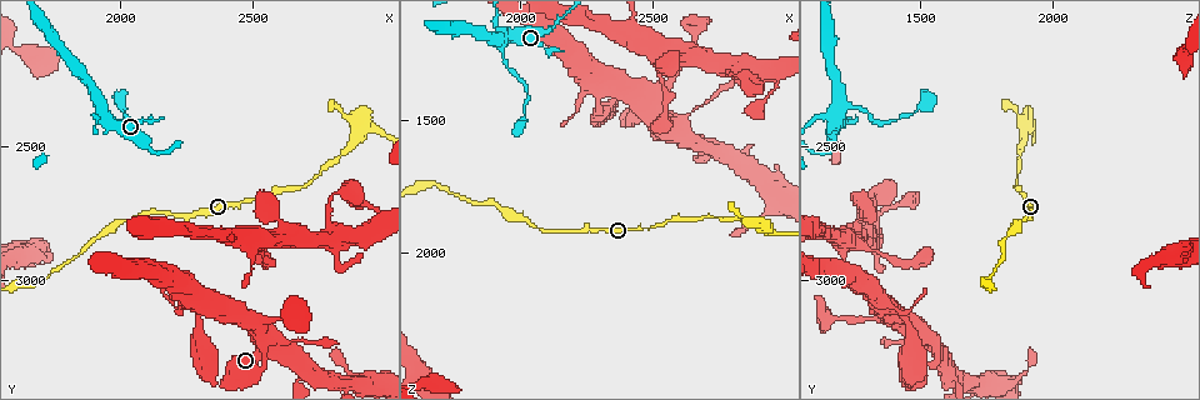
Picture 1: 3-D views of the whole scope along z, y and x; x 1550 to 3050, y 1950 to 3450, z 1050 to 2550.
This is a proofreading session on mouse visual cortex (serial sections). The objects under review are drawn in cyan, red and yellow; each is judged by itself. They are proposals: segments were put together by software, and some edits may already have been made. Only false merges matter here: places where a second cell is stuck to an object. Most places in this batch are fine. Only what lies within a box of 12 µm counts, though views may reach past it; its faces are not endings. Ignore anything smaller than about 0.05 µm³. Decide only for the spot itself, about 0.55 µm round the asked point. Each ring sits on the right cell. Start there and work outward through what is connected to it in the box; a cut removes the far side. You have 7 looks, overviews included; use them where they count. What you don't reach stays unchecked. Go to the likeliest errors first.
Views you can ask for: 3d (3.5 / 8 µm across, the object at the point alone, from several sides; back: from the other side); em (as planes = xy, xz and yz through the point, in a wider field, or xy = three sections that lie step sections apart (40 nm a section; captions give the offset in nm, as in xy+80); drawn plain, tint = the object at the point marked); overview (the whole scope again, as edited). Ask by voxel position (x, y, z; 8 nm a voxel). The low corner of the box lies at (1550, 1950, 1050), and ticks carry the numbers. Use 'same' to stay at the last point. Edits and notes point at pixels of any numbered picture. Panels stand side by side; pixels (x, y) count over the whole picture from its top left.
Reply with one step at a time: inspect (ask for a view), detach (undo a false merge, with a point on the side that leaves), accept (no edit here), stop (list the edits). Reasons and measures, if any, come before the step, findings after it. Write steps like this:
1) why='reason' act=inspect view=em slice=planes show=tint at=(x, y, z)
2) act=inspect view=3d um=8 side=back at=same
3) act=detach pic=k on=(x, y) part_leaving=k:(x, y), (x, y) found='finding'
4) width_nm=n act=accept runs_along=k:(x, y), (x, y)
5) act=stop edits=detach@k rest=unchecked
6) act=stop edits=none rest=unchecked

why='branch point' act=inspect view=3d um=3.5 side=back at=(2900, 2430, 1890)

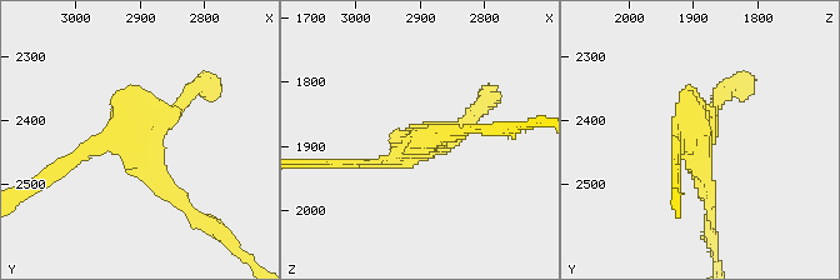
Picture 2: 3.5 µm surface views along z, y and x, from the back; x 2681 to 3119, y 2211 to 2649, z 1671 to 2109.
why='need the tissue' act=inspect view=em slice=xy step=1 show=tint at=(2900, 2430, 1895)

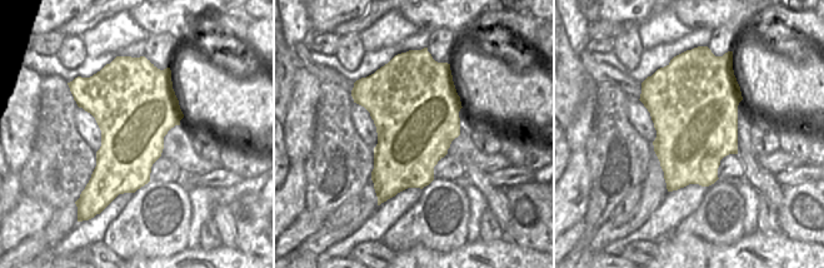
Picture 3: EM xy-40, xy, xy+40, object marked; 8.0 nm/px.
act=accept runs_along=2:(708, 206), (698, 134), (730, 88) found='all the same cell'

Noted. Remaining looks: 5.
why='abrupt turn' act=inspect view=3d um=3.5 at=(1940, 2360, 1190)

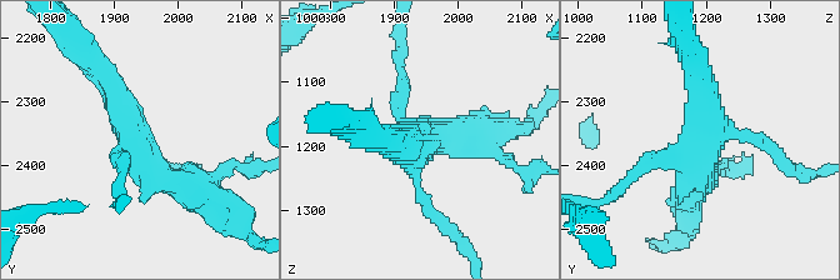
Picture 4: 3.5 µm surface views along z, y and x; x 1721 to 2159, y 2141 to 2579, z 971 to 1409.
arms=4 arm_widths_nm=150,200,300,350 why='shape alone is not enough' act=inspect view=em slice=planes show=tint at=(1930, 2350, 1195)

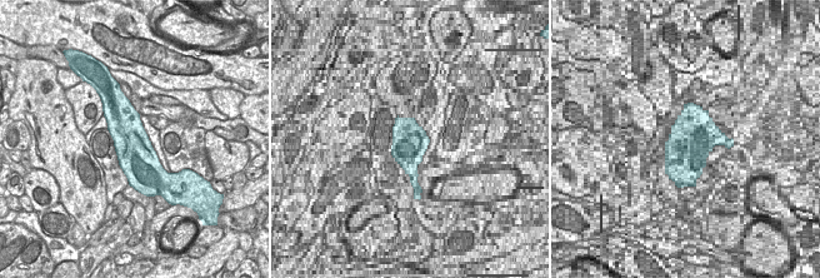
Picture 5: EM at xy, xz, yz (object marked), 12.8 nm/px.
why='cut it another way' act=inspect view=em slice=xy step=2 show=tint at=same

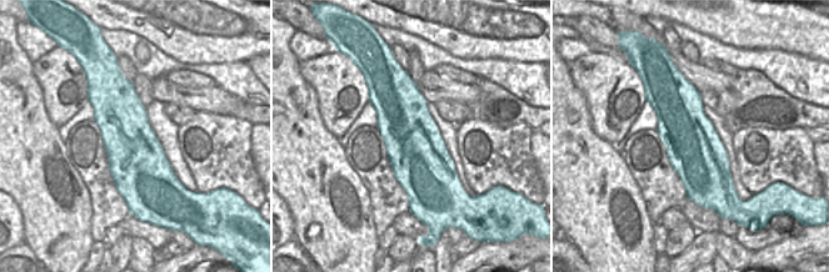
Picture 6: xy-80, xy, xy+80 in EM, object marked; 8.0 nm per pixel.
act=accept runs_along=4:(188, 183), (141, 159), (91, 60) found='one cell here'

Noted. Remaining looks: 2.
why='calibre changes' act=inspect view=3d um=3.5 at=(2130, 2520, 1150)

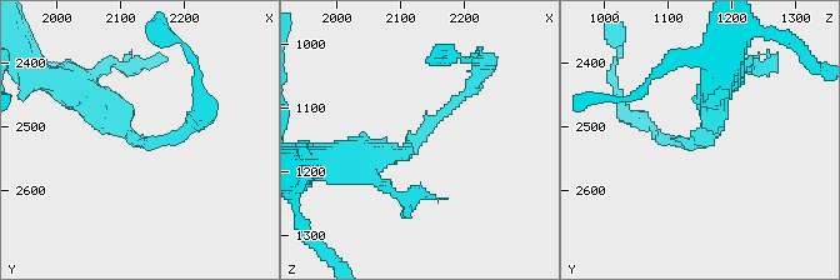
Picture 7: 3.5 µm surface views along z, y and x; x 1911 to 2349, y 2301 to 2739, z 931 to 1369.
arm_widths_nm=150,300 why='shape alone is not enough' act=inspect view=em slice=planes show=tint at=(2130, 2525, 1155)

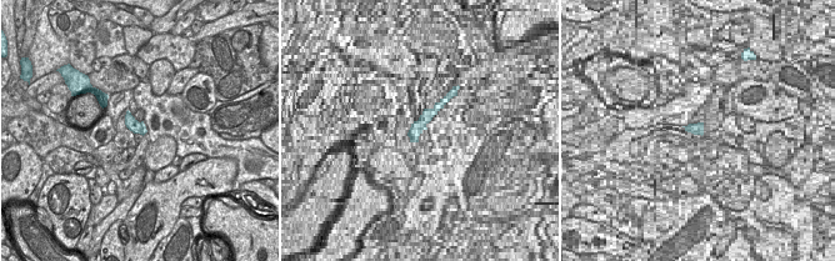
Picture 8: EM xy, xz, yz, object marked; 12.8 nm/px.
act=accept runs_along=7:(361, 166), (419, 141), (476, 84) found='continuous, no second cell'

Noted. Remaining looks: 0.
act=stop edits=none rest=unchecked

